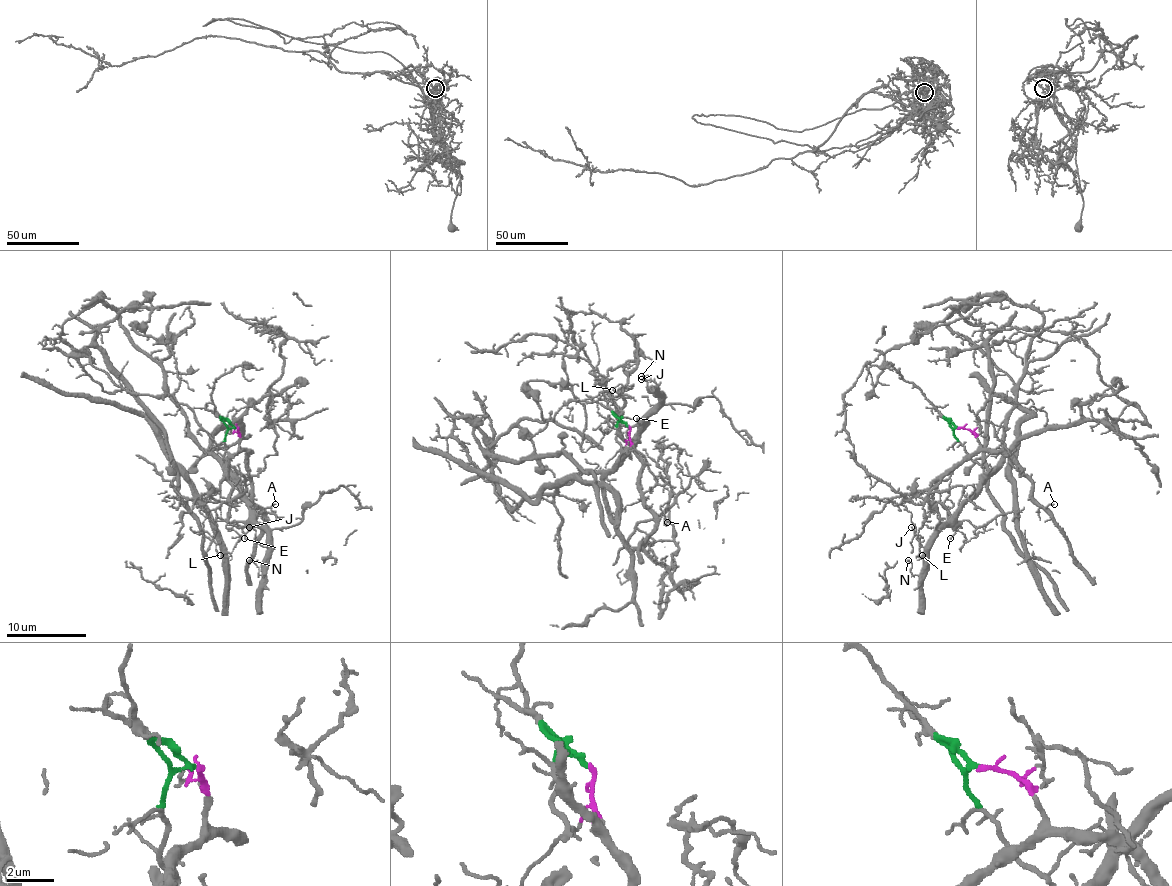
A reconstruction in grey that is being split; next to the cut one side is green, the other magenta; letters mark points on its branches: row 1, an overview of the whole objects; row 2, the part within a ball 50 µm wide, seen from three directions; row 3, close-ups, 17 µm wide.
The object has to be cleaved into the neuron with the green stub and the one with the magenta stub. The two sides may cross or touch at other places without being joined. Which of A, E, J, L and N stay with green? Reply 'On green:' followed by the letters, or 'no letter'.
On green: E, J, N

